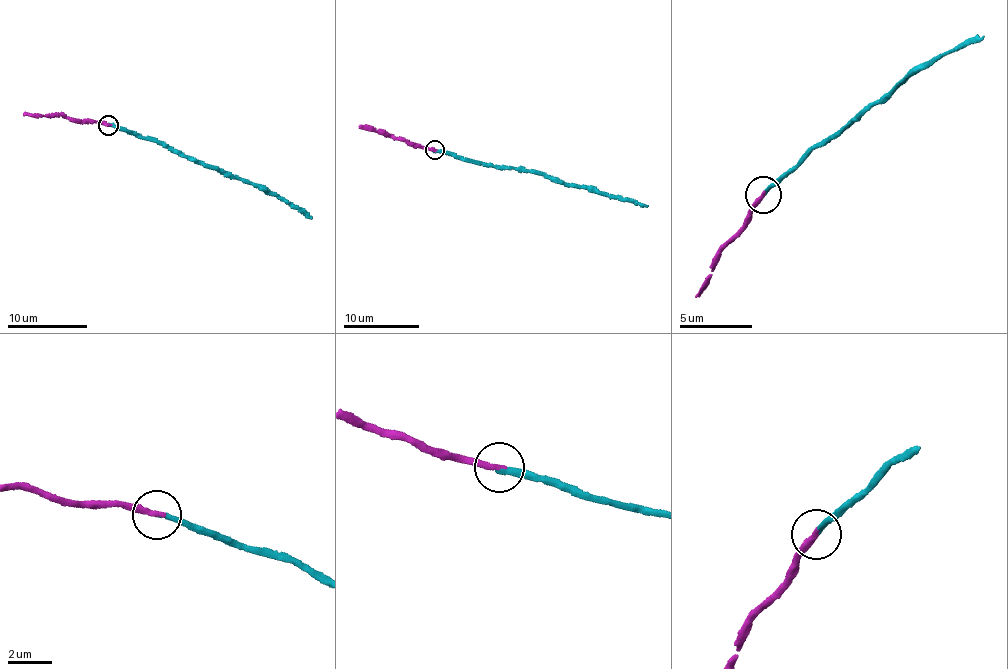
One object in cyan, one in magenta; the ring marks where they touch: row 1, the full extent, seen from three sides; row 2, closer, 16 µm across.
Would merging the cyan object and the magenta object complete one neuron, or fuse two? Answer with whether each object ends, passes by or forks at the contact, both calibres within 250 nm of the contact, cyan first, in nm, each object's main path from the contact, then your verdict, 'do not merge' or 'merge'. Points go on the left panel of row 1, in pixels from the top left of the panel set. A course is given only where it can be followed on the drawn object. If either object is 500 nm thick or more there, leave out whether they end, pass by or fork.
cyan ends | magenta ends | 240/280 nm | cyan via (109, 124), (168, 145), (204, 165), (267, 188), (304, 209), (311, 218) | magenta via (109, 124), (55, 114), (24, 115) | merge

